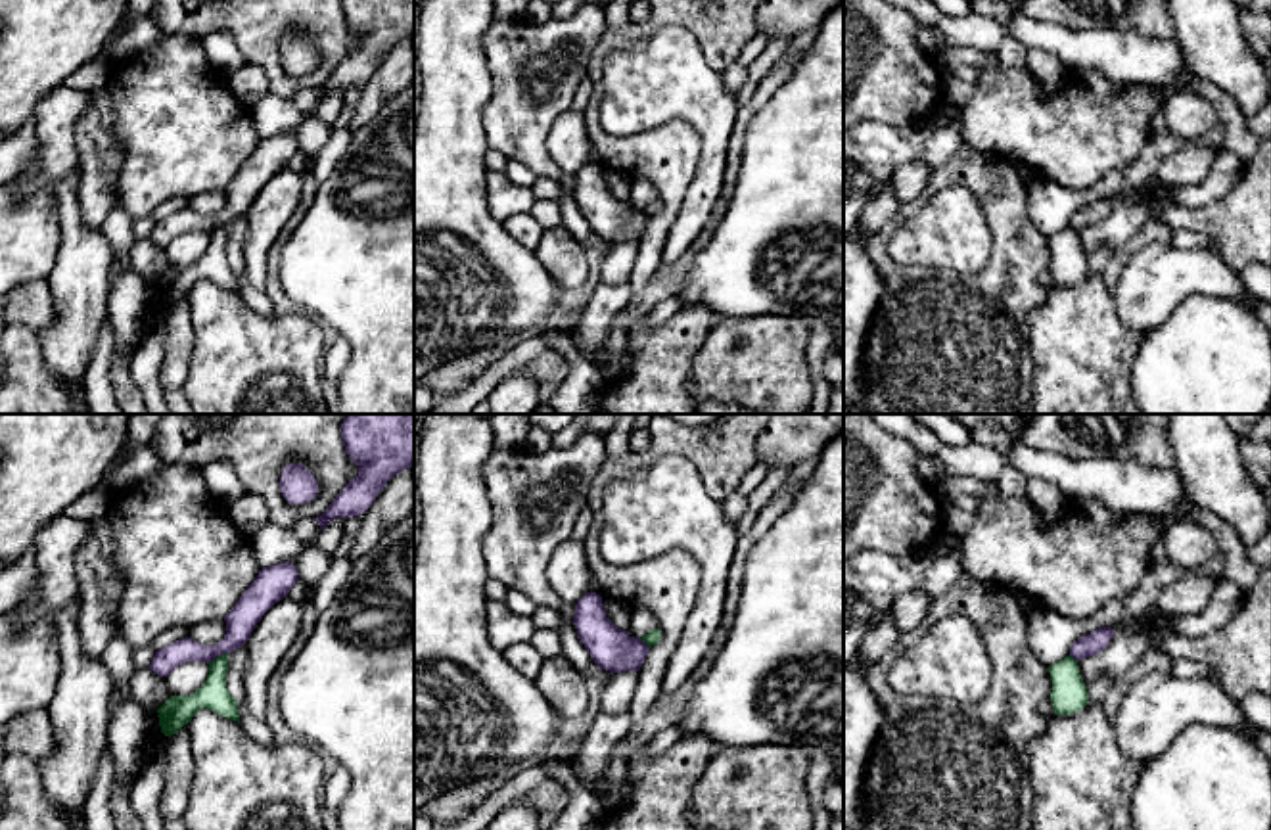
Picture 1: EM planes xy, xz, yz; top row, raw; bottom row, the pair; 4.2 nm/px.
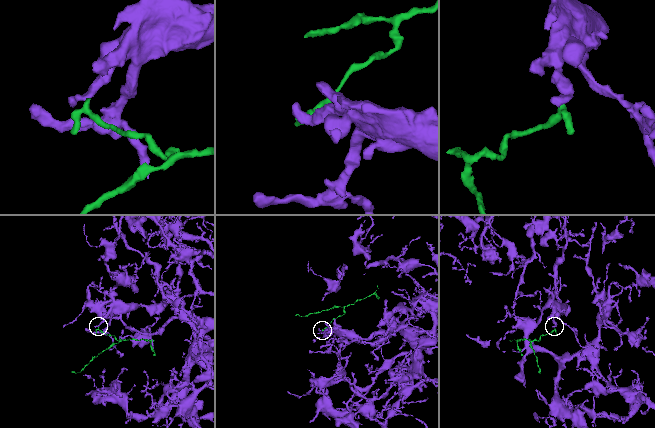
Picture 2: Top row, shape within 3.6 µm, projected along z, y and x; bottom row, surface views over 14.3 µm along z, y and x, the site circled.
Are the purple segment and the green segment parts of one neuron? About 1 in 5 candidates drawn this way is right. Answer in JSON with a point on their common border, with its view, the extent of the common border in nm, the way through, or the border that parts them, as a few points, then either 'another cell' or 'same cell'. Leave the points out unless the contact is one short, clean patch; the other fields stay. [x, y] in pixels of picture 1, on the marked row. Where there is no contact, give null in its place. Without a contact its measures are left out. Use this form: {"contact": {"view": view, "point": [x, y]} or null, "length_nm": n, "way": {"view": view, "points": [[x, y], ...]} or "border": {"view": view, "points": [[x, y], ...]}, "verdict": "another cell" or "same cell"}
{"contact": {"view": "xy", "point": [217, 656]}, "length_nm": 90, "border": {"view": "xy", "points": [[227, 652], [209, 664]]}, "verdict": "another cell"}

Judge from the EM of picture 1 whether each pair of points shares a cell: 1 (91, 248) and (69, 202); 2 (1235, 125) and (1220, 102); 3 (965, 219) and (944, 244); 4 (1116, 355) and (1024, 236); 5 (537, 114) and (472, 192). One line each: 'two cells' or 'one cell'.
1: one cell
2: one cell
3: one cell
4: two cells
5: two cells

